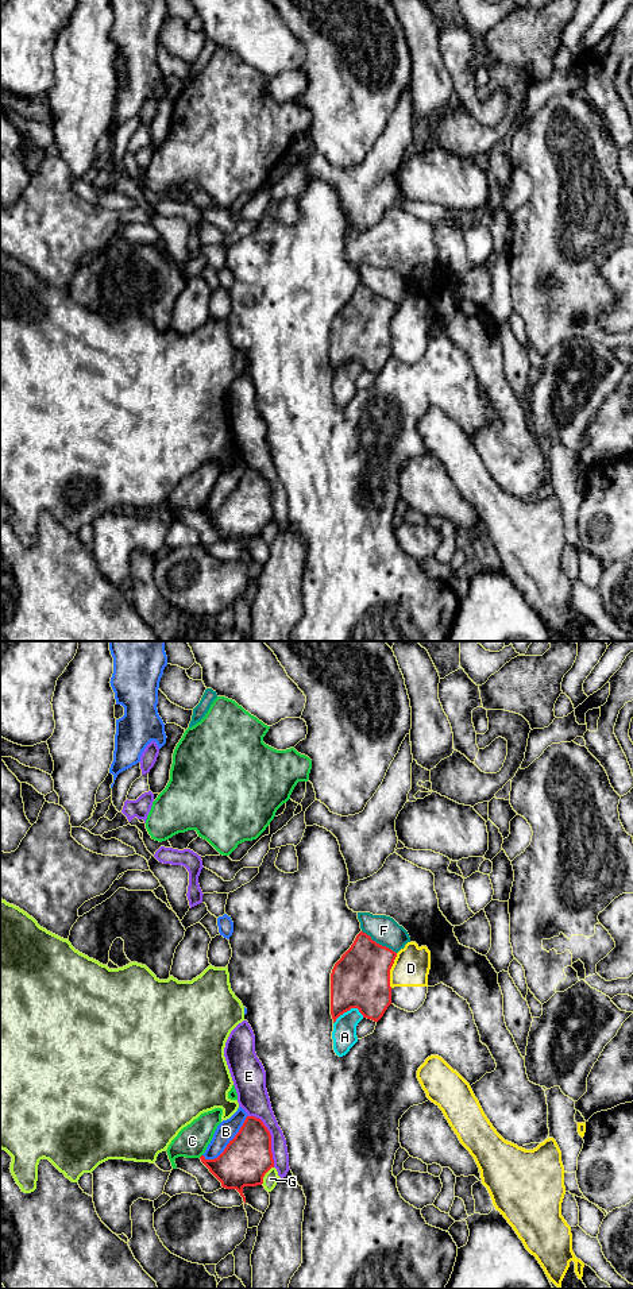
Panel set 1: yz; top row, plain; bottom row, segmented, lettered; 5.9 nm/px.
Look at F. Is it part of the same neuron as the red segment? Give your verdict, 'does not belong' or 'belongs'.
belongs

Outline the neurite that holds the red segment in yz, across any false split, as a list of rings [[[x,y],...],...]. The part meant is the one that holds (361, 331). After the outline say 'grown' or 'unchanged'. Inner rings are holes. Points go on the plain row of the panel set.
[[[358,265],[362,283],[331,325],[333,375],[351,360],[378,374],[391,356],[390,321],[397,305],[410,294],[393,270]]]; grown

